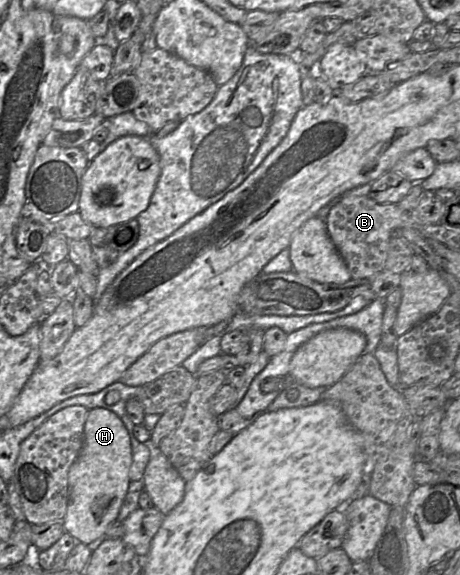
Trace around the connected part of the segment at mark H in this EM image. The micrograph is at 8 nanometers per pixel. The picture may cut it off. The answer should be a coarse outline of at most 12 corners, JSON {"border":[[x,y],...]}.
{"border":[[89,409],[68,471],[66,533],[92,549],[130,482],[131,443]]}

